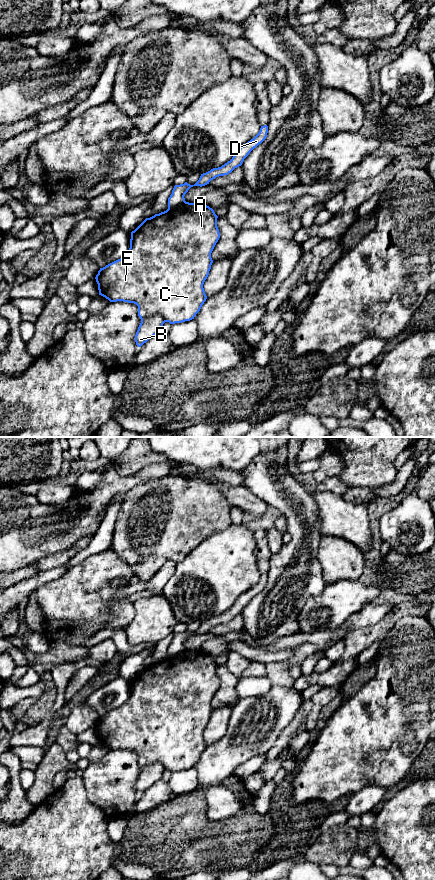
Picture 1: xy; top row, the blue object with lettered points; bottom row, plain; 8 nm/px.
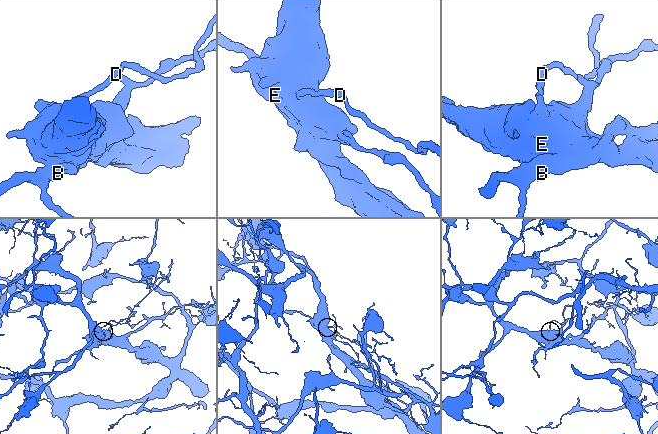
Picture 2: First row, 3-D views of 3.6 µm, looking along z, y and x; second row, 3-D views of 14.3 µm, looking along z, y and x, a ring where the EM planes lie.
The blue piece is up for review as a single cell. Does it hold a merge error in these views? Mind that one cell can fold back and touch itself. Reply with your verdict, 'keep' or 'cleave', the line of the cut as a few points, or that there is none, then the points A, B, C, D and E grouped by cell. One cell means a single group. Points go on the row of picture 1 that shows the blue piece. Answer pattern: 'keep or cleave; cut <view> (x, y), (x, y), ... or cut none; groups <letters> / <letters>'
cleave; cut xy (185, 201), (174, 208), (168, 209); groups A B C E / D

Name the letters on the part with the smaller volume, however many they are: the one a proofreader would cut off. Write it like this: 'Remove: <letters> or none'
Remove: D

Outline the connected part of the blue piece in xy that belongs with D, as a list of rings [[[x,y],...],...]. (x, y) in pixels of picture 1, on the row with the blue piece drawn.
[[[261,126],[259,133],[253,139],[241,146],[230,161],[221,167],[213,168],[210,171],[201,174],[199,180],[194,185],[190,185],[187,182],[184,184],[175,185],[172,190],[172,194],[168,198],[168,209],[175,209],[185,203],[186,201],[184,196],[191,187],[205,186],[216,177],[228,175],[235,168],[241,166],[249,153],[266,139],[267,133],[268,126]]]

